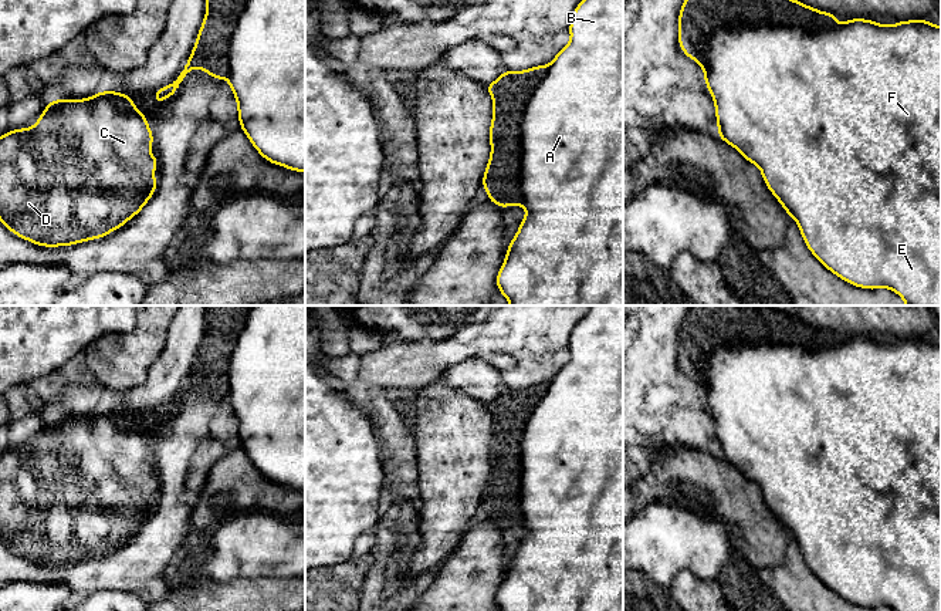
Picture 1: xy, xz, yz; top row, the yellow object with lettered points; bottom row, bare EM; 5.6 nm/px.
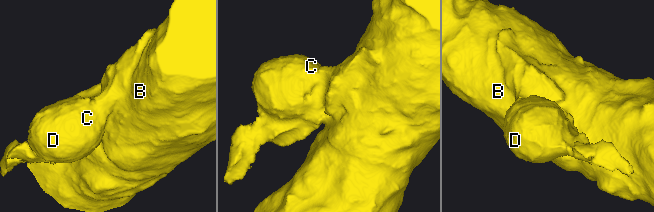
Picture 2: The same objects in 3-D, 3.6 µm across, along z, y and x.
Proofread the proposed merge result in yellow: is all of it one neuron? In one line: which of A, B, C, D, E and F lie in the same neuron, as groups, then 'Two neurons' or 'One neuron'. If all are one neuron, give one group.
Groups: A B E F / C D. Two neurons

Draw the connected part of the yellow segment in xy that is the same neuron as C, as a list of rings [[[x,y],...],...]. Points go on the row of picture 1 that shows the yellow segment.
[[[101,91],[84,99],[53,99],[33,128],[9,131],[0,136],[0,222],[16,236],[44,247],[71,246],[109,234],[136,216],[153,196],[158,186],[158,179],[153,176],[158,158],[150,153],[153,142],[146,115],[141,114],[133,99],[123,92]]]

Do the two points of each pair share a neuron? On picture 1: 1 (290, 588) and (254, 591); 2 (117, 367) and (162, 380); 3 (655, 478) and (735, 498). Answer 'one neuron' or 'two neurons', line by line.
1: one neuron
2: two neurons
3: one neuron

